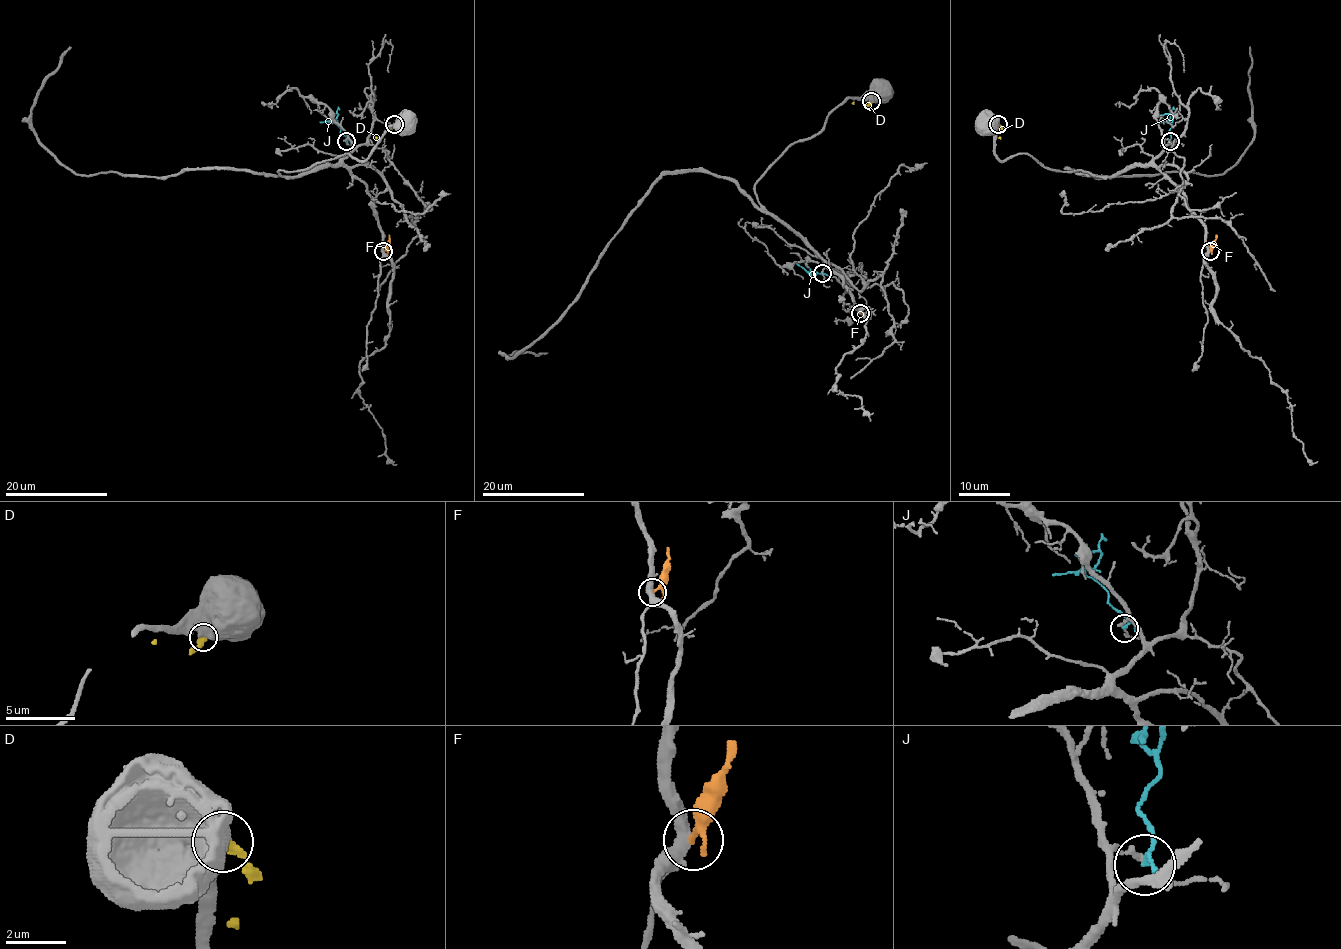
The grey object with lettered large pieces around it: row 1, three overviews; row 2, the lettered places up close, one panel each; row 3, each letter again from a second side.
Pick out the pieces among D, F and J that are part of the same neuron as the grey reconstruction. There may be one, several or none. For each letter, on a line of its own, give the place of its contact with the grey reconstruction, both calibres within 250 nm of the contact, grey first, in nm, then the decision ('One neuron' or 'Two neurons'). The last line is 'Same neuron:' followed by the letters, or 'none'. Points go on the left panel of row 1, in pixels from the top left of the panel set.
D: Touches grey at (394, 124). Thickness 750 nm (grey) against 360 nm. Two neurons
F: Touches grey at (383, 251). Thickness 360 nm (grey) against 180 nm. Two neurons
J: Touches grey at (346, 141). Thickness 150 nm (grey) against 130 nm. Two neurons
Same neuron: none

